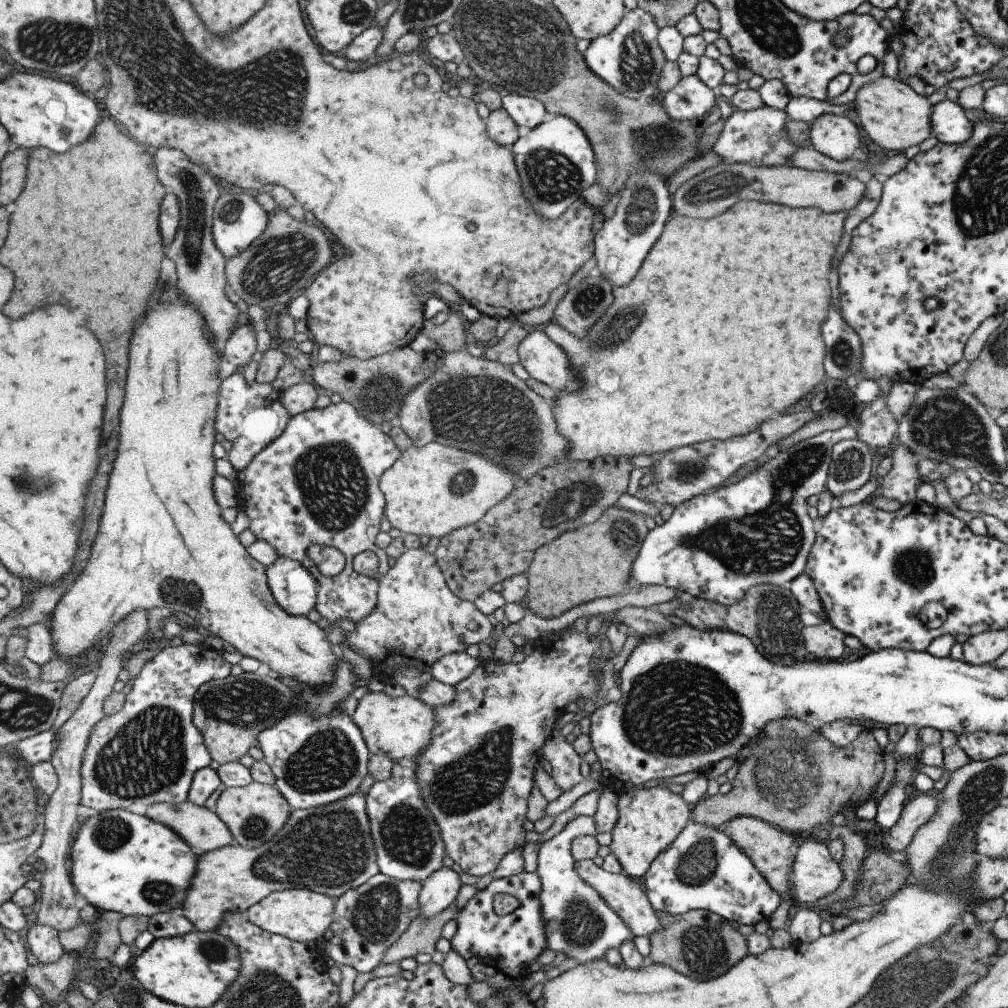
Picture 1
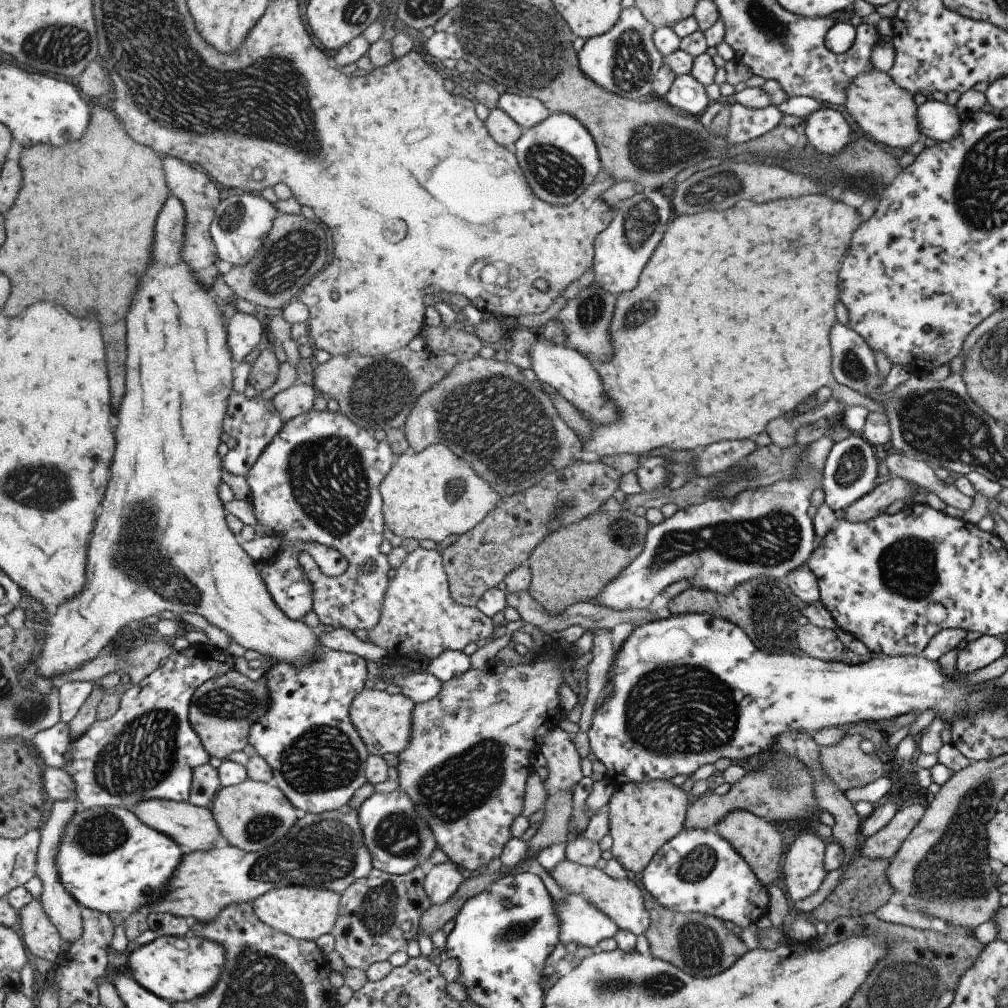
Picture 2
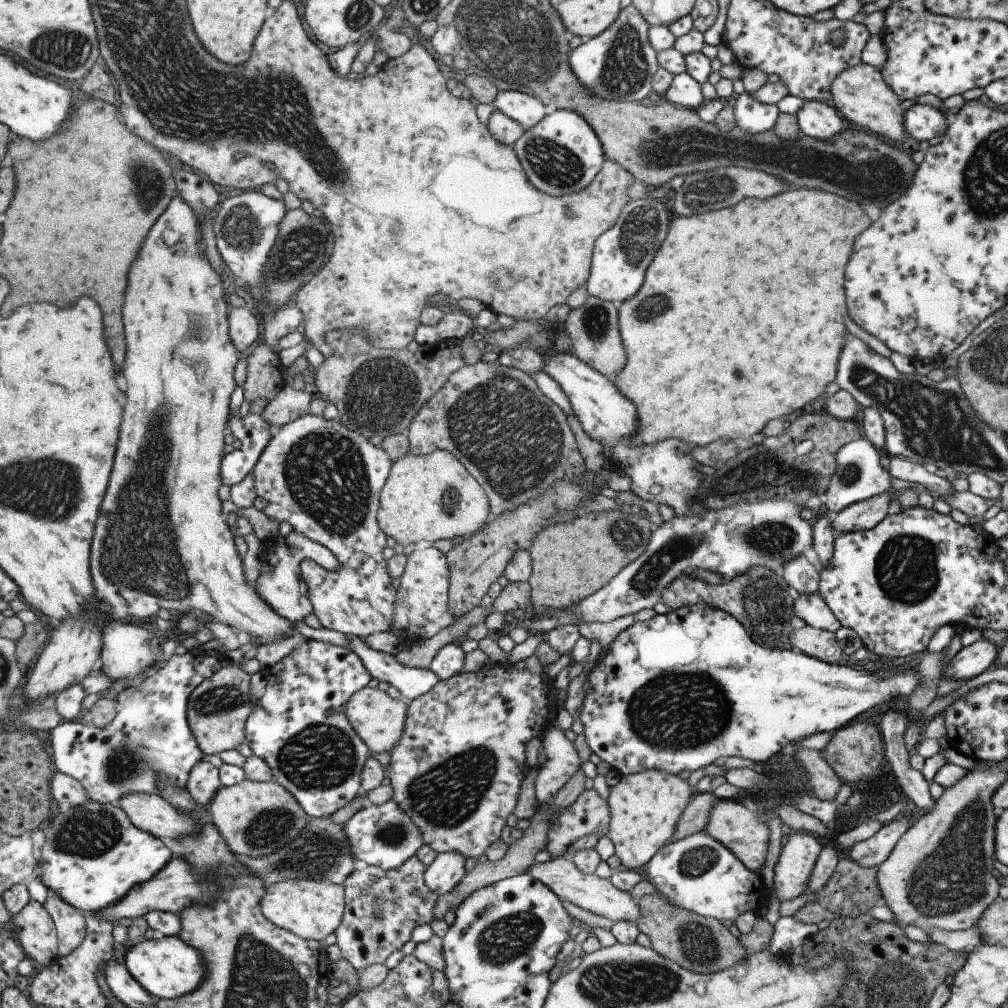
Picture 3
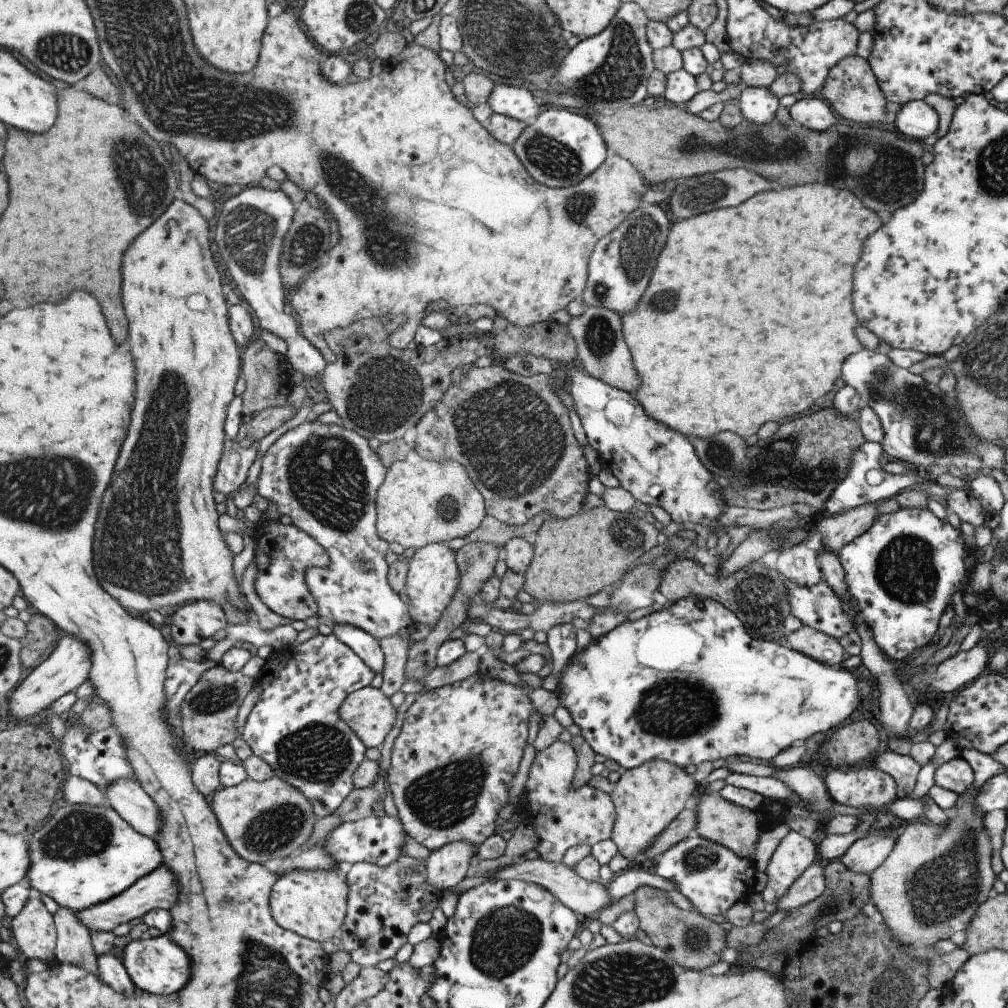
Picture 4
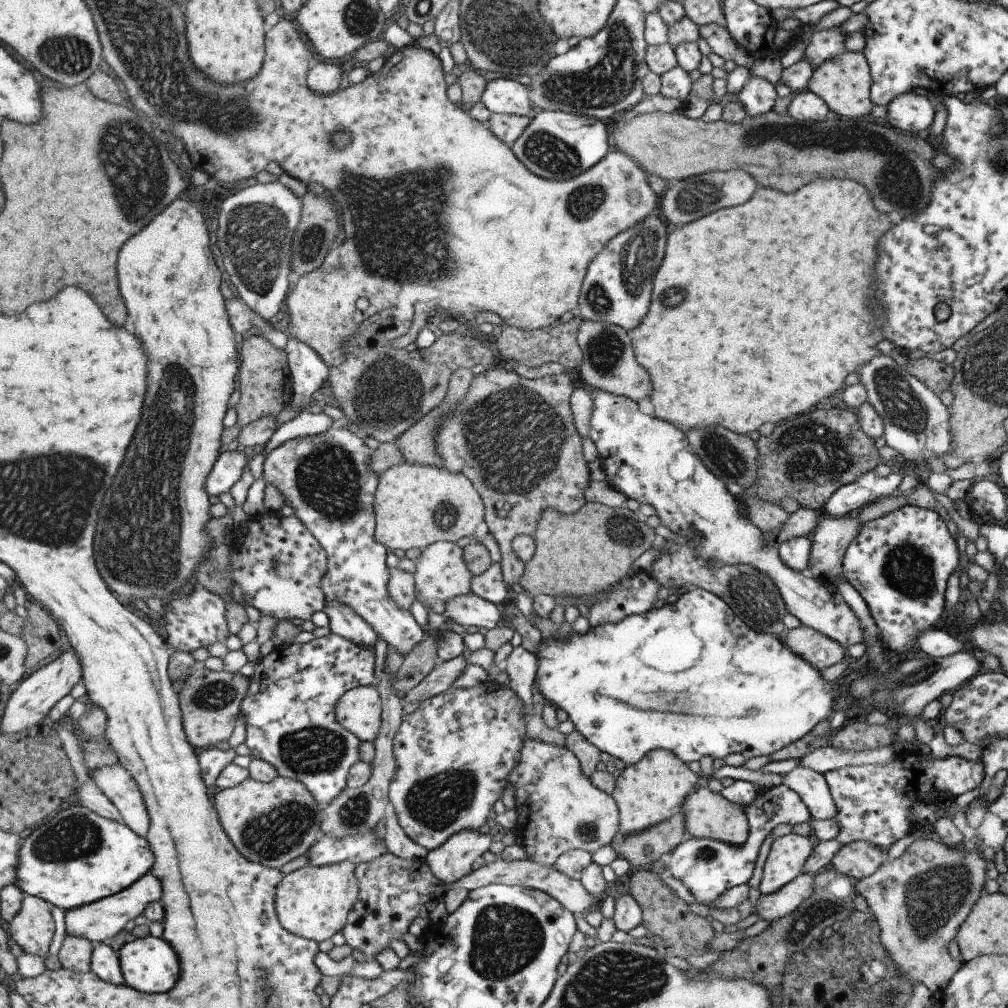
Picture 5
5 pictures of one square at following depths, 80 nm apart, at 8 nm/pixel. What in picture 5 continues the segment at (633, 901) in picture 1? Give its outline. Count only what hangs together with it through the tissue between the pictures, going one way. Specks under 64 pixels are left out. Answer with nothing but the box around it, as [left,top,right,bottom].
[445,857,599,914]

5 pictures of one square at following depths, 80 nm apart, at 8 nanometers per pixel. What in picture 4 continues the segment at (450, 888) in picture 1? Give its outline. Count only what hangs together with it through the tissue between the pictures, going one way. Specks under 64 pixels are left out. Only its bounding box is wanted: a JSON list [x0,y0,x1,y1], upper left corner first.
[425,840,473,892]

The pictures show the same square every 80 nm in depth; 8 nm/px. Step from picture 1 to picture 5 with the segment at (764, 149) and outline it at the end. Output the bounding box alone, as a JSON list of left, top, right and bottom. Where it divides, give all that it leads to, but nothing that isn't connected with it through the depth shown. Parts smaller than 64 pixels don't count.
[735,75,777,116]

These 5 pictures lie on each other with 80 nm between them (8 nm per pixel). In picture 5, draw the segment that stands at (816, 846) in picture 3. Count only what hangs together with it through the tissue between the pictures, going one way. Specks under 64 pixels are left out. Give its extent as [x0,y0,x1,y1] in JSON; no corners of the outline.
[758,833,815,895]

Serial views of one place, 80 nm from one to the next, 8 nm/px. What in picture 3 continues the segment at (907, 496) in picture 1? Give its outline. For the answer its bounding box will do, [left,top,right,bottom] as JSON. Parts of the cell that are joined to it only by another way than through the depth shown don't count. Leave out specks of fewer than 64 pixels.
[831,489,896,535]

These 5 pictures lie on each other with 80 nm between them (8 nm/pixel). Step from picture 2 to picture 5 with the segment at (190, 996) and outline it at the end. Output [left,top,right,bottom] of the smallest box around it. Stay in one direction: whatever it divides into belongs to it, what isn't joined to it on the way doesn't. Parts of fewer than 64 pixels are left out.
[118,936,179,993]

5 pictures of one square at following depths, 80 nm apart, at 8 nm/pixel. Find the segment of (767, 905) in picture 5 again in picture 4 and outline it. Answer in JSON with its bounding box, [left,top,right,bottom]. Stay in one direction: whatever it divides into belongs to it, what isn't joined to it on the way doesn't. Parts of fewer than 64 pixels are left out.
[773,857,825,911]

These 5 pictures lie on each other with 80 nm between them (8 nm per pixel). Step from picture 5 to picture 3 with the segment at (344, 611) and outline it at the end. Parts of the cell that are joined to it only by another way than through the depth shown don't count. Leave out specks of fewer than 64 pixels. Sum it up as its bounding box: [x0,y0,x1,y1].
[349,635,438,702]

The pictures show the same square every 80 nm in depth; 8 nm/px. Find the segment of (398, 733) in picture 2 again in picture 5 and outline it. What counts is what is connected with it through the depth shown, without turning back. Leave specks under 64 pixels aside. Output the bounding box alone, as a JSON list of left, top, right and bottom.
[338,685,381,741]

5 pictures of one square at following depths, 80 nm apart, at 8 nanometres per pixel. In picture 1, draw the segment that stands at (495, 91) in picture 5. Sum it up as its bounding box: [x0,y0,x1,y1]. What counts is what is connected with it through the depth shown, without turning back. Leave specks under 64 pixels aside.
[500,93,547,128]

